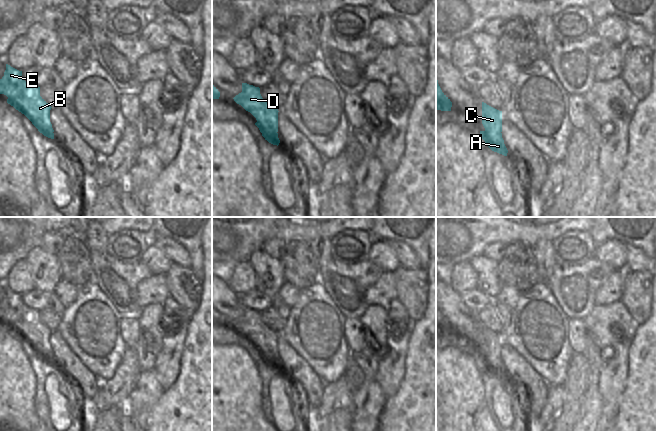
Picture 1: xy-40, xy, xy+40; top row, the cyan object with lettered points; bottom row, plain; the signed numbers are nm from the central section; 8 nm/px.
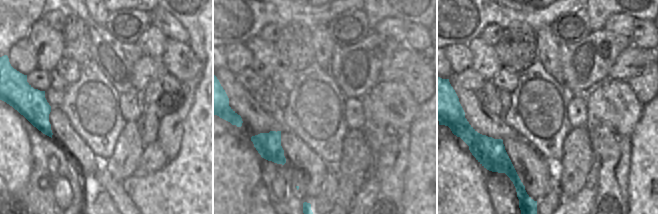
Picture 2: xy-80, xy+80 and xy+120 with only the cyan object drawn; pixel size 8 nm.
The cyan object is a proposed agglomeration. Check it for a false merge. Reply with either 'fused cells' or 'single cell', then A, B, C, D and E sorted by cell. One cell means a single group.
fused cells | A / B C D E

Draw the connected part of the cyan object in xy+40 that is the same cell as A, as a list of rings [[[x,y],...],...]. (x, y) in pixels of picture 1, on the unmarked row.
[[[485,354],[485,355],[480,355],[480,358],[482,363],[485,365],[486,369],[492,375],[507,380],[508,374],[504,368],[501,356],[495,355],[493,357],[489,357]]]

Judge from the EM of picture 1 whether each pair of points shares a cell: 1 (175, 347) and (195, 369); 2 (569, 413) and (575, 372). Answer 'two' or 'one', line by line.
1: two
2: one

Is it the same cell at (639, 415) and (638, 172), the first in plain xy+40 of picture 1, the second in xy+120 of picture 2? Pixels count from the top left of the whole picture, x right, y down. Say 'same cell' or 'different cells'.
same cell

